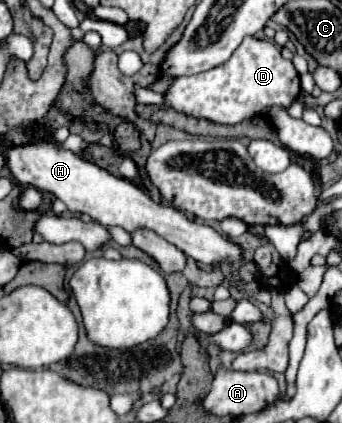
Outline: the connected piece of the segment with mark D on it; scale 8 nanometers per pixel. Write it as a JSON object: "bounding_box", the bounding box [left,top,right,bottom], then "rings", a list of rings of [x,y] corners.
{"bounding_box":[165,37,299,125],"rings":[[[247,37],[233,51],[231,59],[211,71],[191,77],[177,77],[165,93],[165,105],[183,111],[185,115],[199,115],[219,125],[235,125],[257,113],[269,113],[273,105],[289,107],[299,95],[299,73],[293,63],[281,57],[277,45],[267,39]]]}

